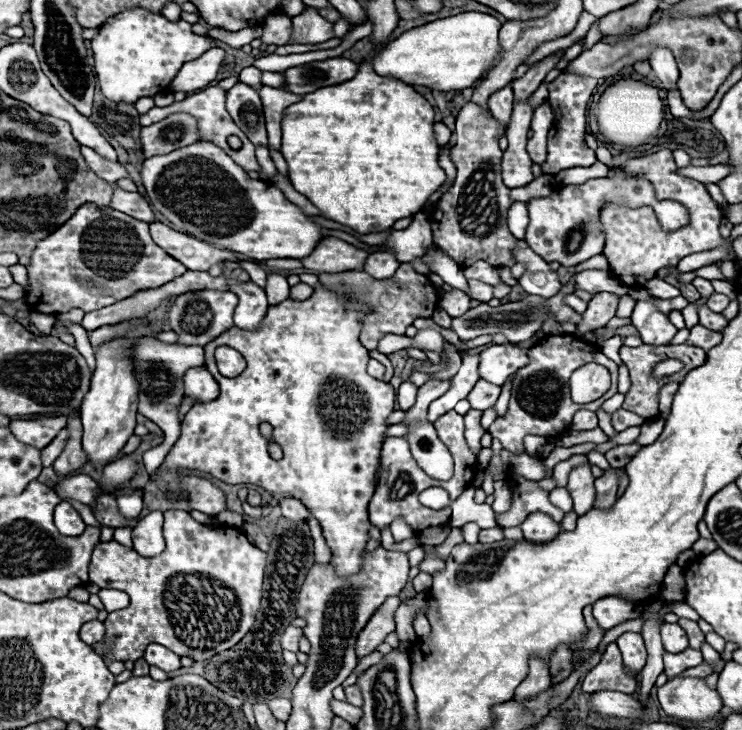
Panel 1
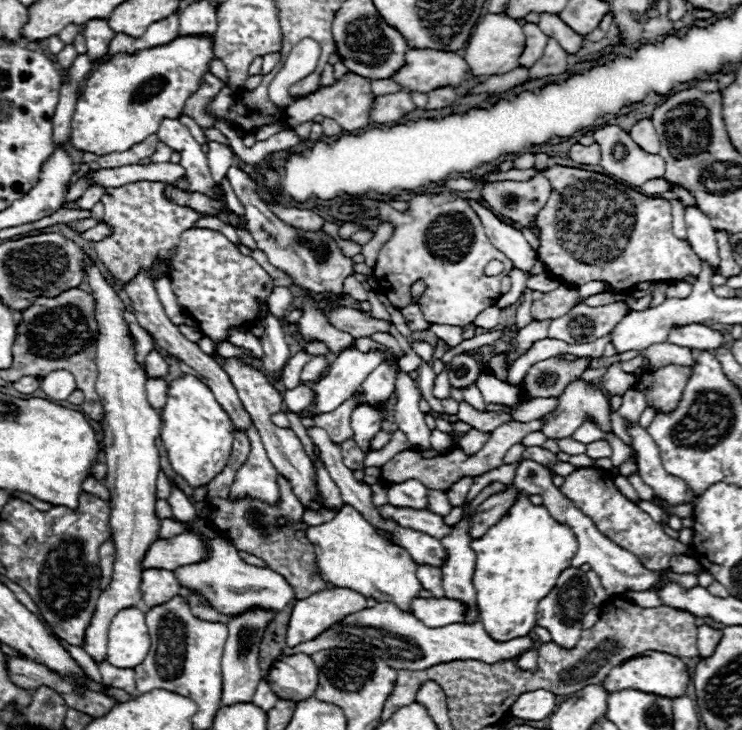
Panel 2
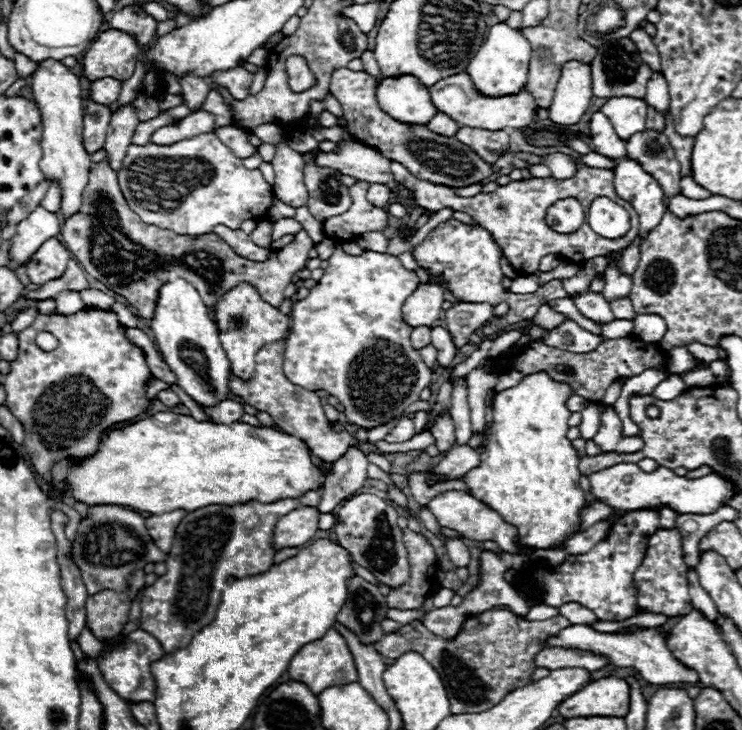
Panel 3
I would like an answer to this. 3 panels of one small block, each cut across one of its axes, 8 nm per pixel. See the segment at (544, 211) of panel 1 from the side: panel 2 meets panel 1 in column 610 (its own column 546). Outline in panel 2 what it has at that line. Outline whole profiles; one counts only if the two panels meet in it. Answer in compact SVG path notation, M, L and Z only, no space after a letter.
M544 174L528 182L494 182L482 186L482 198L494 214L510 218L520 226L534 228L534 216L546 206L552 186Z

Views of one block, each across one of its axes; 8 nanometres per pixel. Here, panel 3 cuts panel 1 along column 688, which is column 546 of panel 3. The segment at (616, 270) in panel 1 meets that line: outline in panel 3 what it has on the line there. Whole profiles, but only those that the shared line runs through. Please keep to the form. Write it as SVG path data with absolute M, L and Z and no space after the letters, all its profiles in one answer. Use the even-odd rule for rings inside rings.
M391 162L390 171L400 186L414 192L414 198L422 208L428 208L428 210L452 208L452 210L458 210L458 212L466 212L478 224L484 224L486 229L492 230L492 234L494 234L496 242L502 246L508 262L520 274L538 272L540 258L546 256L546 254L566 256L568 260L572 260L576 264L582 264L584 260L604 256L606 252L624 250L626 246L630 246L630 242L638 234L638 212L630 206L630 202L626 202L626 200L622 200L614 194L614 170L588 168L582 162L578 162L578 172L576 172L574 178L568 178L568 180L528 178L528 180L522 180L522 182L510 182L508 186L500 186L496 192L476 194L472 198L458 198L454 194L454 188L446 188L446 186L438 186L438 184L432 184L432 182L426 182L426 180L418 180L406 168L402 168L398 162ZM598 196L606 196L606 198L614 200L616 204L620 204L628 210L630 230L628 230L626 236L618 238L616 242L610 240L610 238L602 238L588 226L588 222L584 222L572 234L558 234L552 228L548 228L546 212L554 202L564 200L564 198L576 198L584 206L584 212L588 212L592 200L598 198Z

